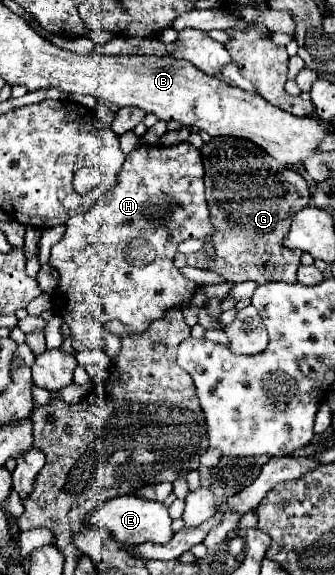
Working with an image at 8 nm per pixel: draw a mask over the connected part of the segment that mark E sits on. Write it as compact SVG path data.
M118 496L118 498L106 500L102 504L102 508L98 508L94 512L90 522L98 530L110 532L110 536L114 536L114 540L124 544L124 546L138 546L138 544L144 544L144 542L166 544L174 534L172 528L170 528L172 518L168 516L168 508L162 502L144 500L144 498L138 498L138 496Z

